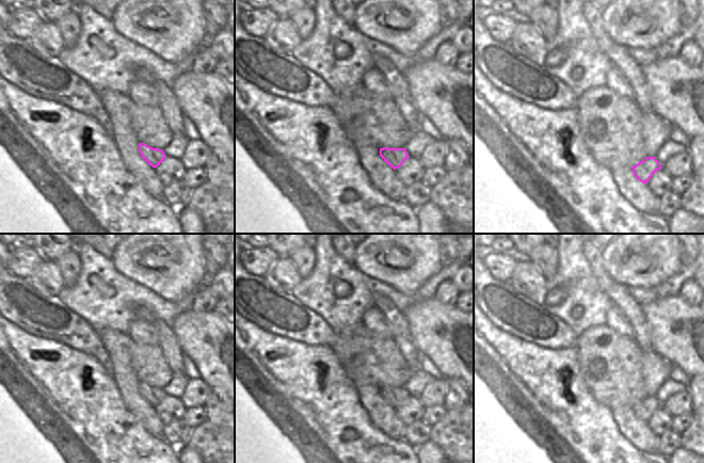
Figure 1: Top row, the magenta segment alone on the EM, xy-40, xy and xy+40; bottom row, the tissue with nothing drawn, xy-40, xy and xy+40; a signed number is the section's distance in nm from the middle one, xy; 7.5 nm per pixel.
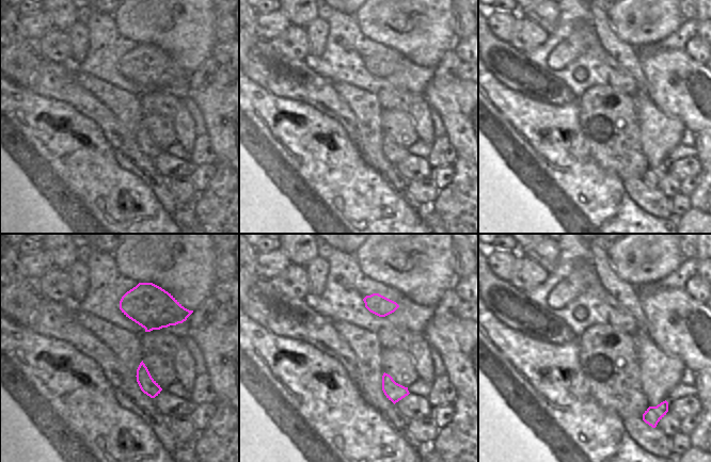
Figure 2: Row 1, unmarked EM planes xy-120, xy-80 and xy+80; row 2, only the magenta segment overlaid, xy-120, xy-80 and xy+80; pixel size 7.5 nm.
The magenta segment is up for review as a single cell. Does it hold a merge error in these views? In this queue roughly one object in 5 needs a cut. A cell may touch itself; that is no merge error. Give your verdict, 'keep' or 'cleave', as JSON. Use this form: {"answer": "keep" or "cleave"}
{"answer": "keep"}

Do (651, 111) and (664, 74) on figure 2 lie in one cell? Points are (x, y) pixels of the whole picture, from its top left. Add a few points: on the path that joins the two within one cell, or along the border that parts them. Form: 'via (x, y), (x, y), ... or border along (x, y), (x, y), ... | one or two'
border along (646, 93), (665, 113), (675, 117) | two

